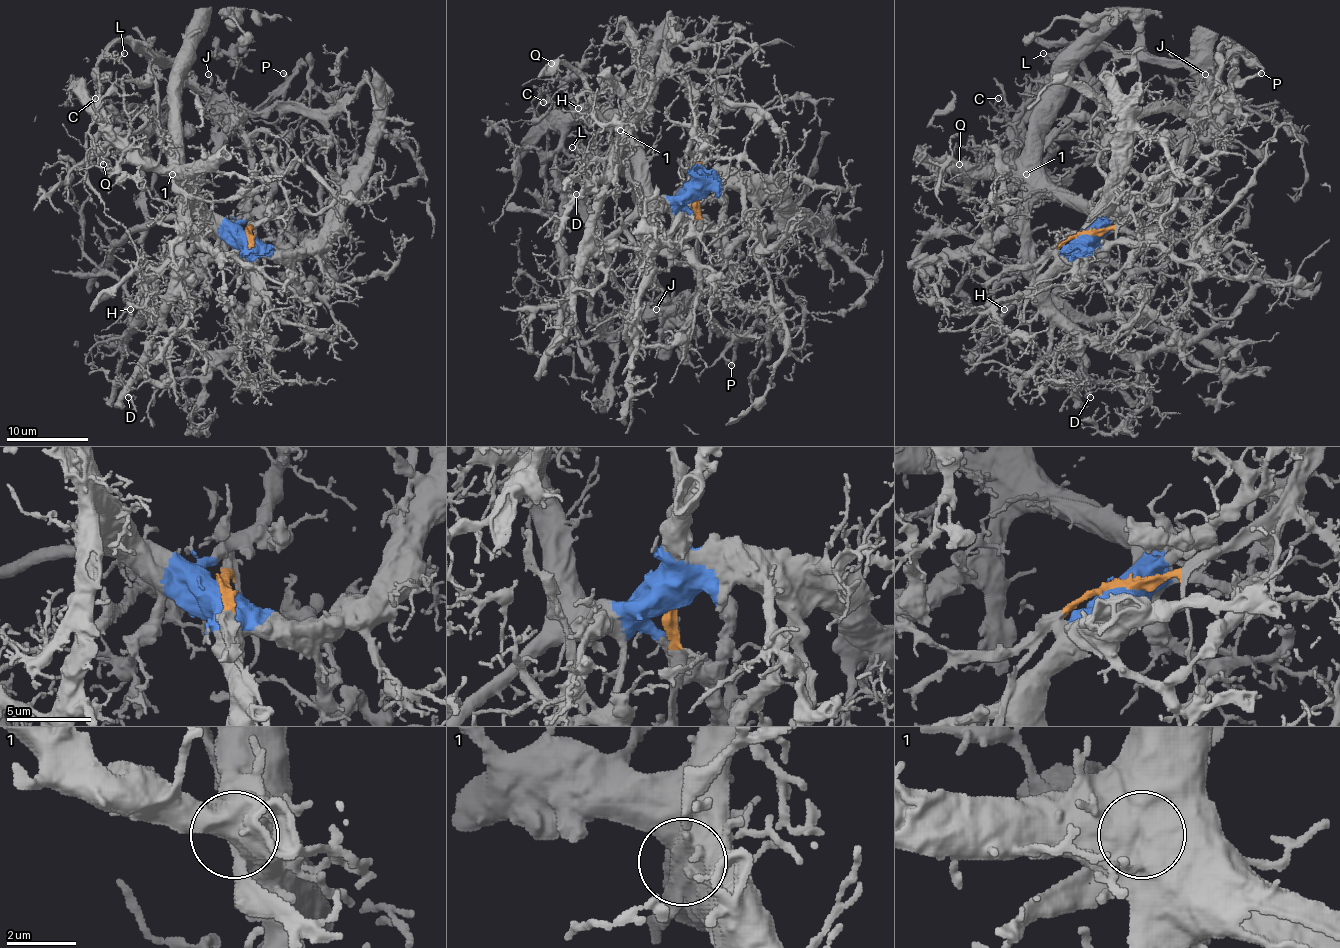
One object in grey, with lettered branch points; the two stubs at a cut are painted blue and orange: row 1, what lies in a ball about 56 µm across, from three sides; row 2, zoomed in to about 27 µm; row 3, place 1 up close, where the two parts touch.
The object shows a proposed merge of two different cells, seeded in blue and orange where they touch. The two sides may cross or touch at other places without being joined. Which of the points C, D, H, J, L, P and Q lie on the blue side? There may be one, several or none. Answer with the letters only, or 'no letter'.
C, D, H, Q

